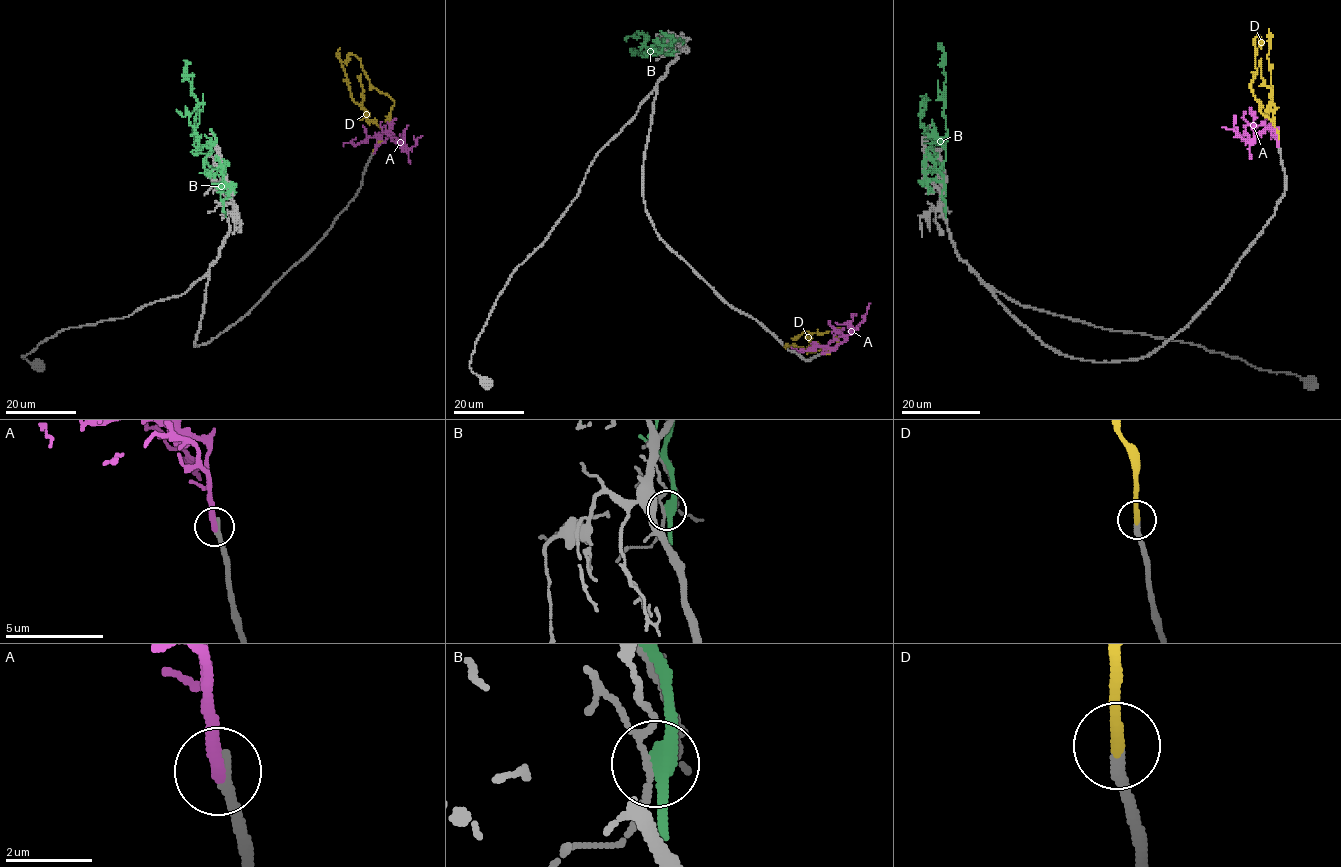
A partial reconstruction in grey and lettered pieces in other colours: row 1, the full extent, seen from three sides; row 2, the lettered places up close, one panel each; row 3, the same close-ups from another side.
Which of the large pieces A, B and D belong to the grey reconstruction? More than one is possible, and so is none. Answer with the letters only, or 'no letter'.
D

